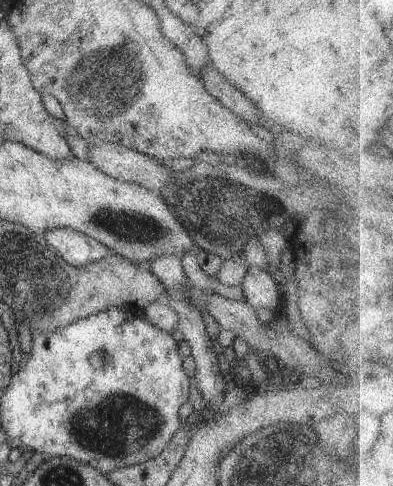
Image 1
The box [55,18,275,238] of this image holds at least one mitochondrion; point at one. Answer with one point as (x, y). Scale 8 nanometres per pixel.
(106, 81)

